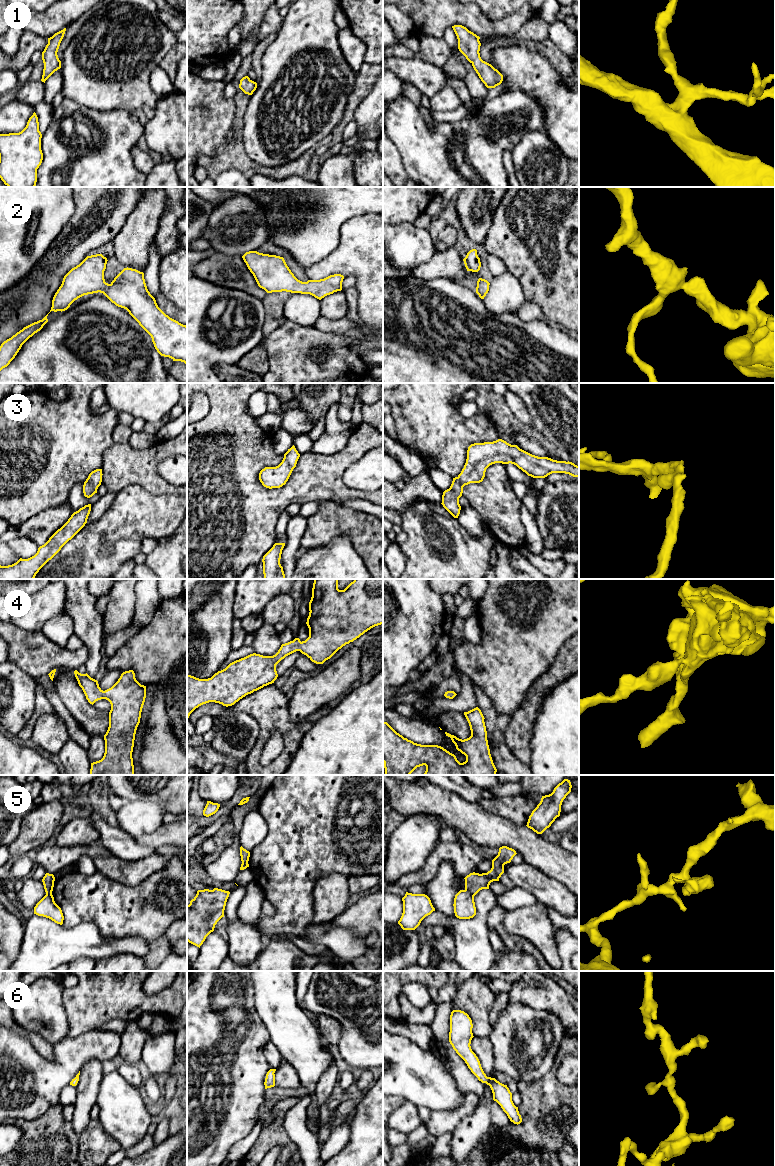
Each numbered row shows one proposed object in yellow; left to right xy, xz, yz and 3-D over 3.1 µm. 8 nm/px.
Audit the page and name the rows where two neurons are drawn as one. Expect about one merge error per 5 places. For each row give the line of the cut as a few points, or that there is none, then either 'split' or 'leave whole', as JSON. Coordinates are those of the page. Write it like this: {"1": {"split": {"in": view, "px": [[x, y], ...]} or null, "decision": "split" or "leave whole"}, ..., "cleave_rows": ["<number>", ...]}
{"1": {"split": null, "decision": "leave whole"}, "2": {"split": null, "decision": "leave whole"}, "3": {"split": null, "decision": "leave whole"}, "4": {"split": null, "decision": "leave whole"}, "5": {"split": {"in": "yz", "px": [[465, 889], [473, 896]]}, "decision": "split"}, "6": {"split": null, "decision": "leave whole"}, "cleave_rows": ["5"]}

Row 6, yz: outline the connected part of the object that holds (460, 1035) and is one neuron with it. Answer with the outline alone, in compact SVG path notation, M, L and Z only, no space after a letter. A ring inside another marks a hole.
M453 1010L450 1015L449 1042L478 1080L490 1086L493 1100L501 1106L510 1121L518 1125L522 1122L522 1118L518 1107L512 1101L512 1093L509 1088L495 1078L486 1076L478 1057L471 1049L470 1044L474 1037L472 1028L472 1020L467 1013L461 1010Z

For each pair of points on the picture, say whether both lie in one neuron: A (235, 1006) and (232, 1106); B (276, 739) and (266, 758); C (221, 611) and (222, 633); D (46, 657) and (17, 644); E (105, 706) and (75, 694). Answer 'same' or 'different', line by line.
A: same
B: same
C: same
D: same
E: different

